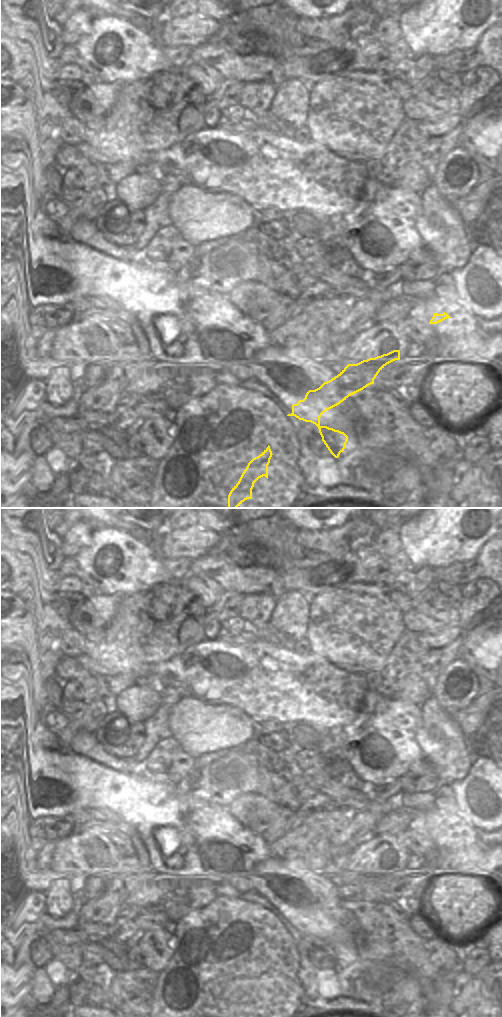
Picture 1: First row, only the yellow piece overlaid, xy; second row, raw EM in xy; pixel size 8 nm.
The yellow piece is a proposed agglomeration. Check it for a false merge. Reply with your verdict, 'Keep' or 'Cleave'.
Cleave

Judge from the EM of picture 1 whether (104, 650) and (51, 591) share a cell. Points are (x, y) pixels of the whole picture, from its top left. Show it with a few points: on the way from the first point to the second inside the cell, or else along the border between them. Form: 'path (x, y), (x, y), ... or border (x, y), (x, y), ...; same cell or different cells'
border (111, 643), (102, 643), (97, 651); different cells

